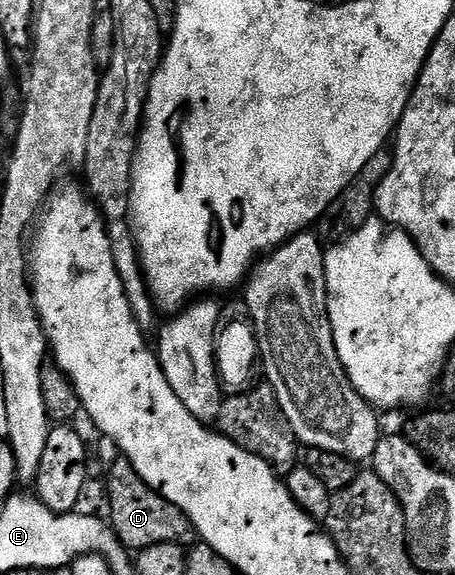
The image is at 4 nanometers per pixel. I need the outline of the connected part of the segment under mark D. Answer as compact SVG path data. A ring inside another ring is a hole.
M118 458L110 468L110 477L106 480L106 492L110 495L110 517L108 523L114 529L115 536L127 550L150 548L154 544L185 541L192 529L181 512L172 510L170 505L152 490L136 474L129 460Z

